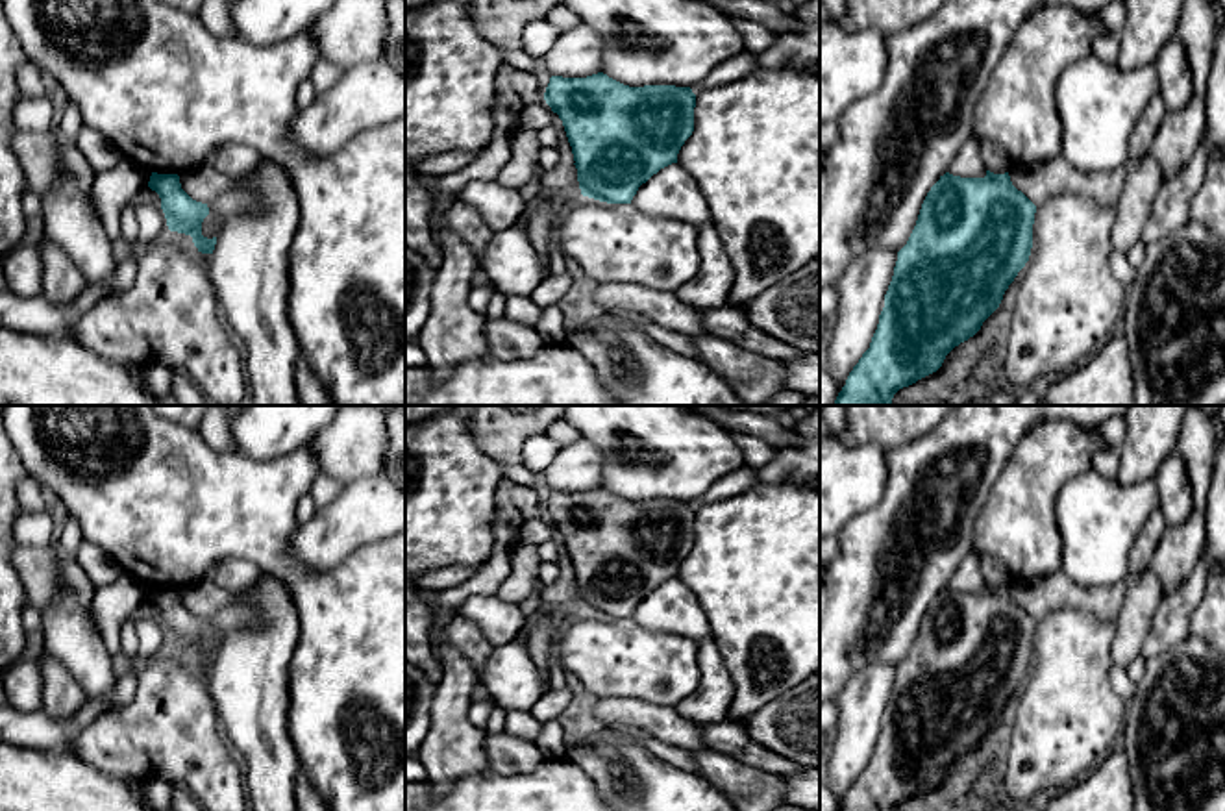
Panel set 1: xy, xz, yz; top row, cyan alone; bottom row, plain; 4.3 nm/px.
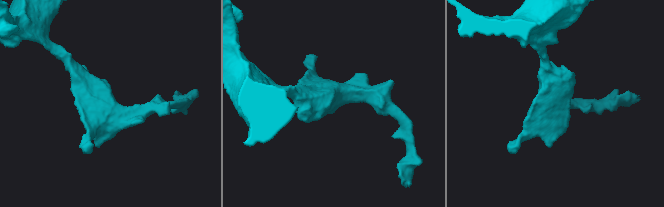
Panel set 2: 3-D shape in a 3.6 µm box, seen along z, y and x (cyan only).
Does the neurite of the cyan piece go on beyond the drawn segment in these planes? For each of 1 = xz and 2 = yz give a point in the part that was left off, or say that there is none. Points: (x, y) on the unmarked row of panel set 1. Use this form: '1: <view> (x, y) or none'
1: none
2: yz (992, 569)

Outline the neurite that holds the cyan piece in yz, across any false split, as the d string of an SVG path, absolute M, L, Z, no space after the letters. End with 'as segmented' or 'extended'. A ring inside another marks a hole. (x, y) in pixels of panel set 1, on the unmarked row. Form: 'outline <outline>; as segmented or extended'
outline M979 554L979 568L984 593L946 587L927 607L916 641L897 667L870 763L838 811L894 811L936 787L955 761L981 744L1029 676L1036 620L1012 600L1012 578L1001 559Z; extended

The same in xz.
outline M603 487L587 493L551 491L546 518L563 535L583 611L607 618L631 618L638 602L677 568L694 546L696 509L690 502L629 502Z; as segmented

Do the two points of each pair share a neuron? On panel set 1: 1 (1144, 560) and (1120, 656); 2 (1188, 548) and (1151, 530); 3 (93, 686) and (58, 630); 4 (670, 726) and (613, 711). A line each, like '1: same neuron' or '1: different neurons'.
1: same neuron
2: same neuron
3: same neuron
4: same neuron

